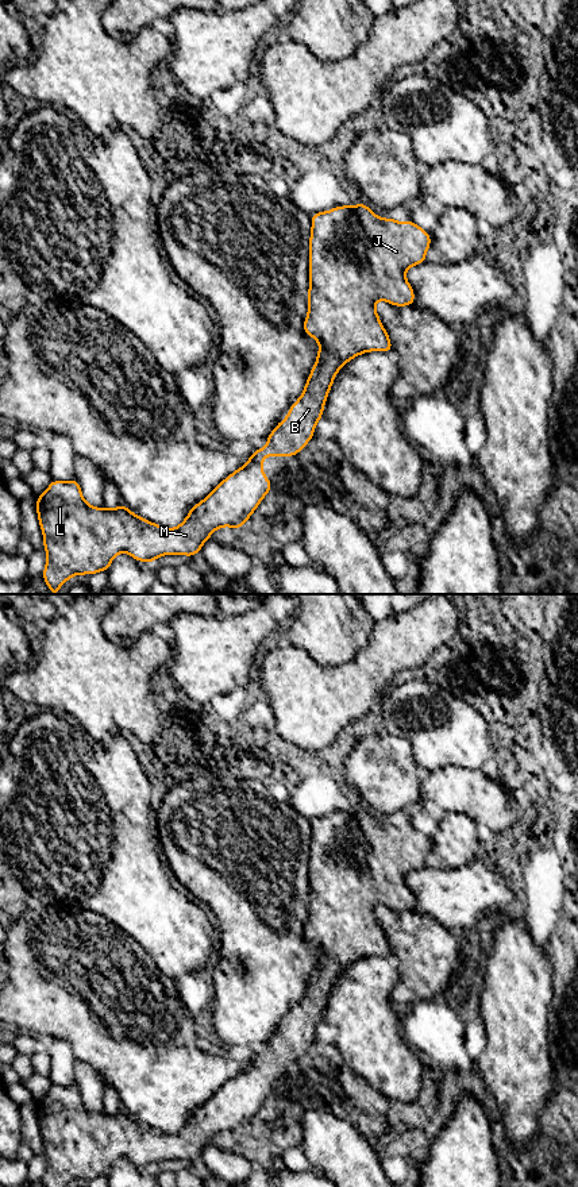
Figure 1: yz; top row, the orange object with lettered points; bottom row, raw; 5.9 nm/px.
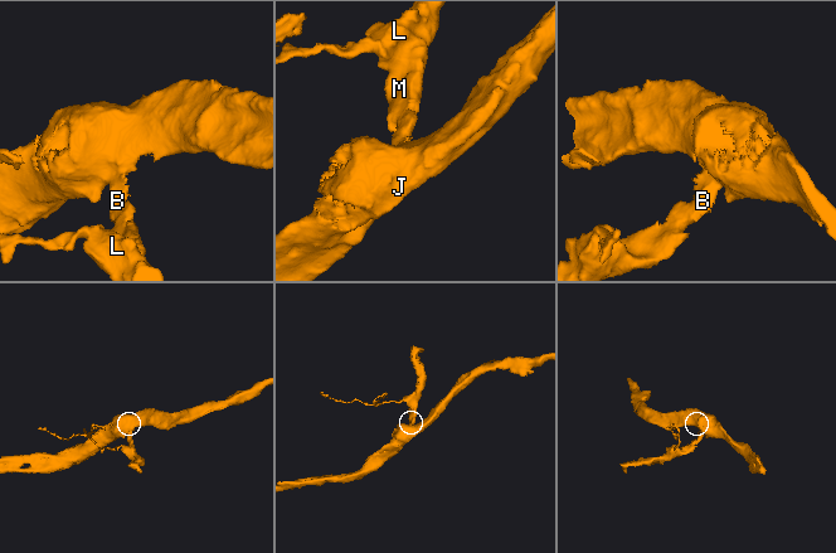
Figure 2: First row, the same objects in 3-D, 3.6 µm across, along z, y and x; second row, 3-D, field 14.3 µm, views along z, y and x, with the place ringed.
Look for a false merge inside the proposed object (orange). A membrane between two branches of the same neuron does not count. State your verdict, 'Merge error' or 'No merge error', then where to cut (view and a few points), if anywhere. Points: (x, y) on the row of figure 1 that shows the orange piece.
No merge error. No split

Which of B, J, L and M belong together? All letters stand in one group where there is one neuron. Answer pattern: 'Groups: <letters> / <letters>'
Groups: B J L M

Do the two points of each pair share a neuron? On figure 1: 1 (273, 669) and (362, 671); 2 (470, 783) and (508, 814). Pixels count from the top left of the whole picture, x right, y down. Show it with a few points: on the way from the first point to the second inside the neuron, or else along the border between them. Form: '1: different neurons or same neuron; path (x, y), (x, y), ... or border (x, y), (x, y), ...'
1: same neuron; path (295, 677), (340, 677)
2: same neuron; path (480, 793), (498, 812)

